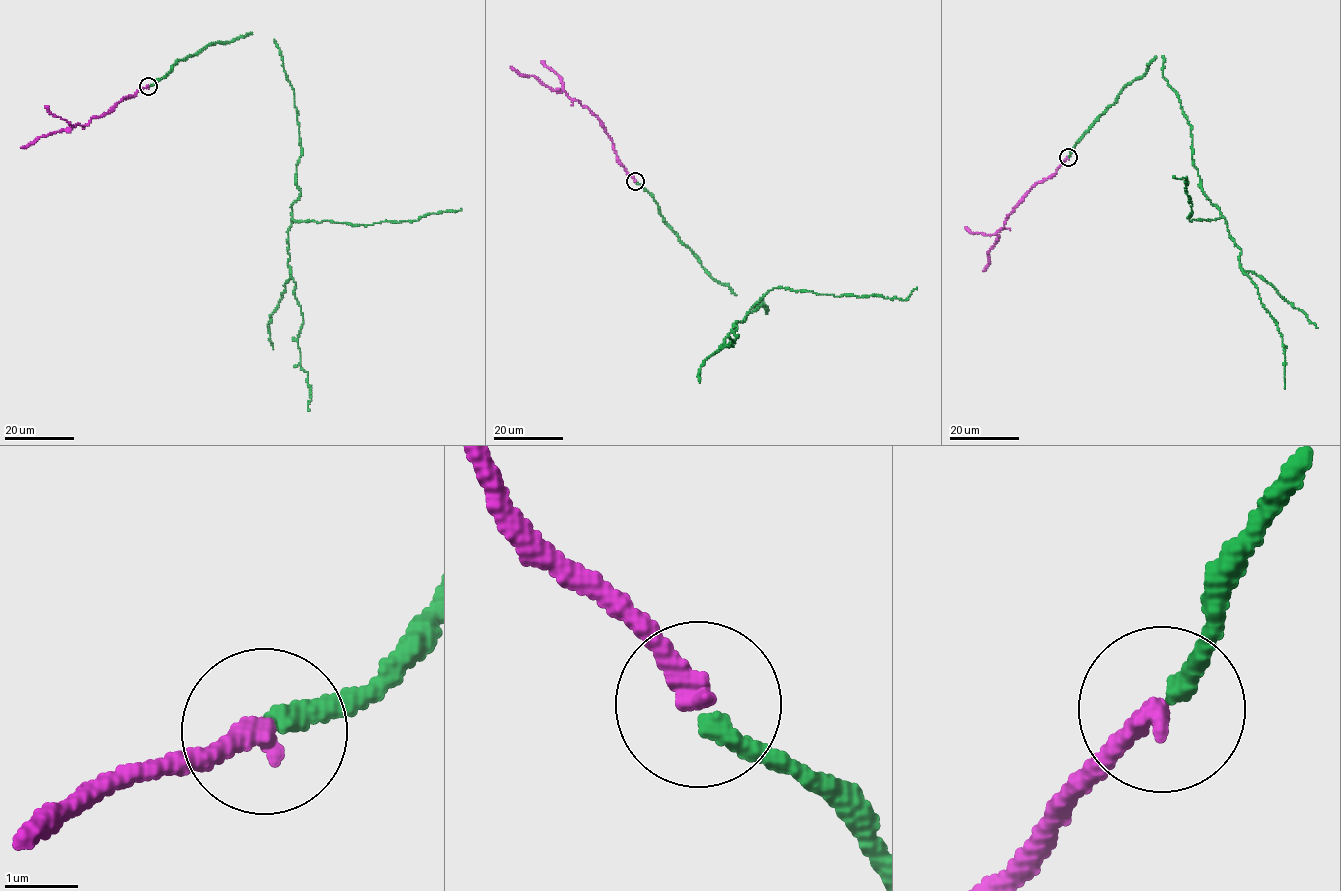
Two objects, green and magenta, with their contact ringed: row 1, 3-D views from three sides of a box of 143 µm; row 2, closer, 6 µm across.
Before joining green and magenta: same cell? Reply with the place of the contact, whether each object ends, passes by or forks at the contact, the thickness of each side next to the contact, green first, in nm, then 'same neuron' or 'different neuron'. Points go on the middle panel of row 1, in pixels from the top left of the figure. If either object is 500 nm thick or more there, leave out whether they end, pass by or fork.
(635, 181) | green ends | magenta ends | 280/340 nm | same neuron

